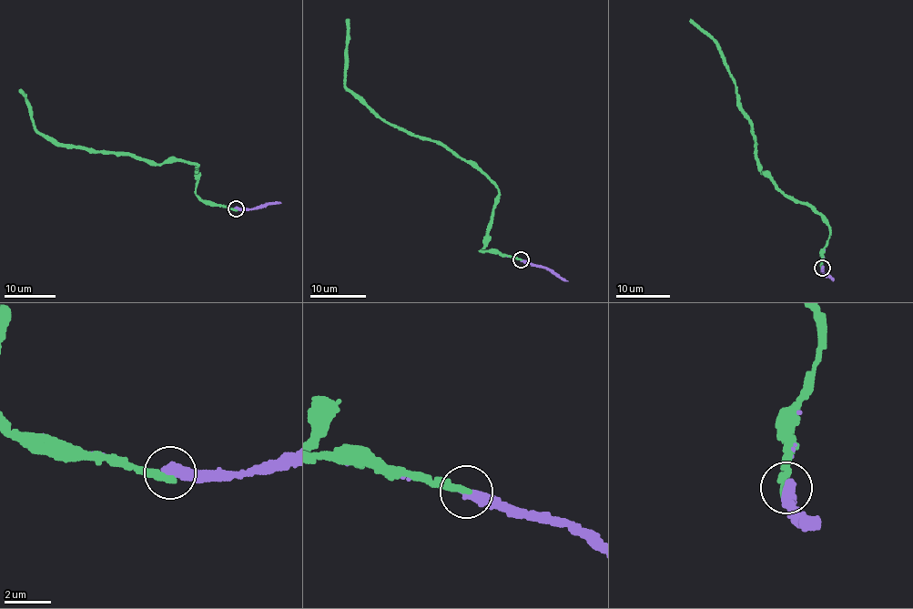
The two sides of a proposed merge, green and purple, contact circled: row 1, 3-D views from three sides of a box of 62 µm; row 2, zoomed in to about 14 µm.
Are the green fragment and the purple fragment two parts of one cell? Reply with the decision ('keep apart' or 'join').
join

